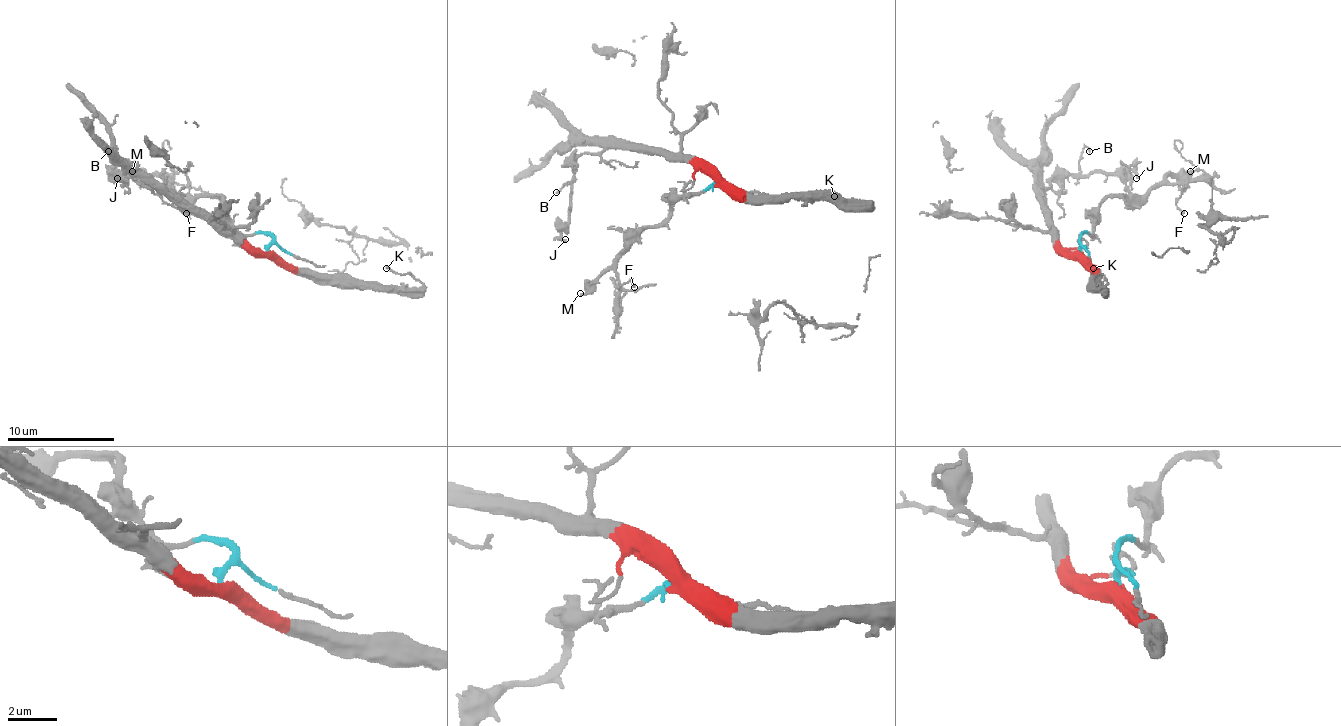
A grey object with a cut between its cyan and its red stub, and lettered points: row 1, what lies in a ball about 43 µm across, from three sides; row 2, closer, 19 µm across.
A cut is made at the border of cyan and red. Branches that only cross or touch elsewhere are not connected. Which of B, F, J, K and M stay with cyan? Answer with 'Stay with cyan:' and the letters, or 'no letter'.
Stay with cyan: F, M

